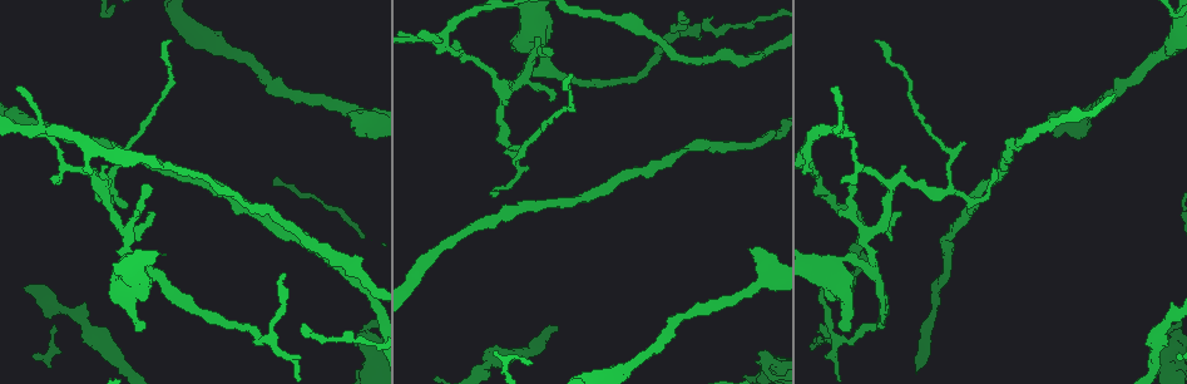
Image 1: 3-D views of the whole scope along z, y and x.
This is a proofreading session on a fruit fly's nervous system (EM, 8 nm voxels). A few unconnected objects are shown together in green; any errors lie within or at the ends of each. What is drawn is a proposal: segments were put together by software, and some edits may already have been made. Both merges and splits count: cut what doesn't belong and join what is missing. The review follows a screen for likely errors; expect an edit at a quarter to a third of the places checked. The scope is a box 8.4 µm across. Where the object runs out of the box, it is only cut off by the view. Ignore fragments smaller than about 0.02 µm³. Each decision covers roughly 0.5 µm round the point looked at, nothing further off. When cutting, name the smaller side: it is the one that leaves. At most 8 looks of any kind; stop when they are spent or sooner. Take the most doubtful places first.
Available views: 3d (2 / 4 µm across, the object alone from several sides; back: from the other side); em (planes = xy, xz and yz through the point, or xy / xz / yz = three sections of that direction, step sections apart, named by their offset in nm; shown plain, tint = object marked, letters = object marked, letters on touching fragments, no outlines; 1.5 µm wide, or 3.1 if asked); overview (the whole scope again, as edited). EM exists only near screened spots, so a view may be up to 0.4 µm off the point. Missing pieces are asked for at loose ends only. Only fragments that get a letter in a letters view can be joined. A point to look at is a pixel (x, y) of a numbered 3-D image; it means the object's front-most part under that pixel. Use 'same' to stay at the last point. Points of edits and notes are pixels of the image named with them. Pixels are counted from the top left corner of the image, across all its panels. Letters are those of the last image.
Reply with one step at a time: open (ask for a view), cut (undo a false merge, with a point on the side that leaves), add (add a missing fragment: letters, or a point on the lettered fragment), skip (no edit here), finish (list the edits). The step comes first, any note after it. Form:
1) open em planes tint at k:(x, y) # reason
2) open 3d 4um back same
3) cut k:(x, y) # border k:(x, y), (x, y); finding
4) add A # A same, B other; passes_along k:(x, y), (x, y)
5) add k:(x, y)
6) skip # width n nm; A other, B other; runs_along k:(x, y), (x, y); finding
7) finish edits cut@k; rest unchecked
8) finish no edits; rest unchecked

open em xz step 8 letters at 1:(843, 131) # arms part here

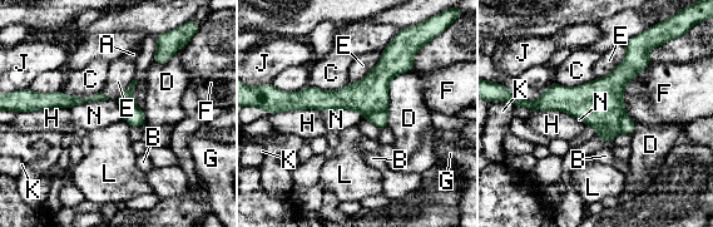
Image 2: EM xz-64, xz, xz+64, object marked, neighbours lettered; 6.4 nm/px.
open em planes letters same # another direction

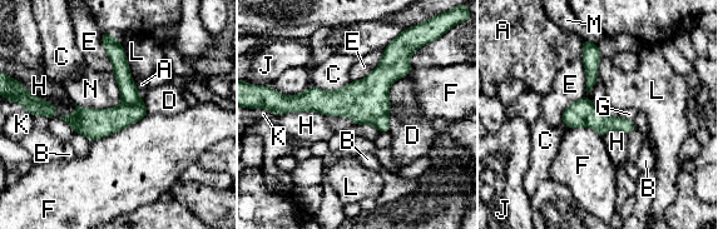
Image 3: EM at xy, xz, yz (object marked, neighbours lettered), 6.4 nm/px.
cut 3:(99, 123) # A other, B other, C other, D other, E other, F other, G other, H other, J other, K other, L other, M other, N other; border 3:(123, 101), (143, 105); a second neuron is stuck on

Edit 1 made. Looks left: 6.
open overview

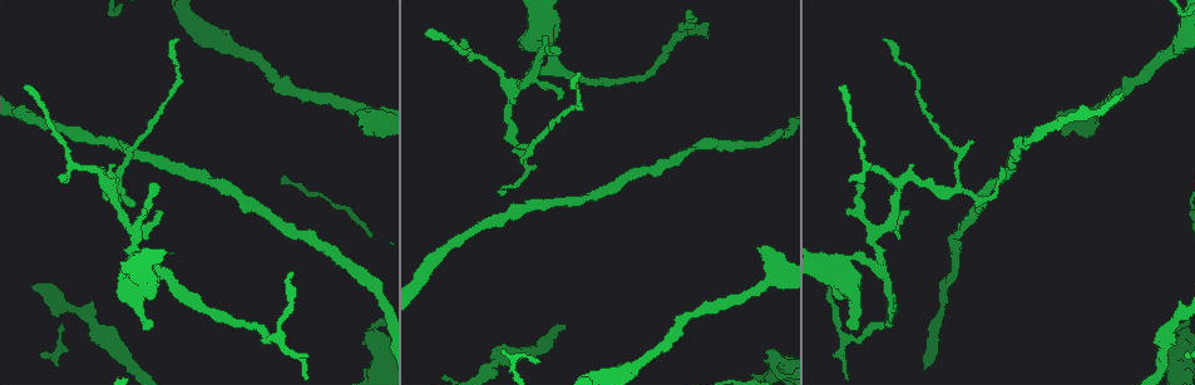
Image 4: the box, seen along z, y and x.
open em planes tint at 4:(549, 62) # calibre changes

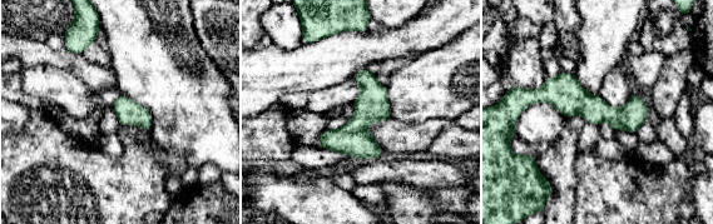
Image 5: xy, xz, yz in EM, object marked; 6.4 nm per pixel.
open em planes letters same # what lies round it

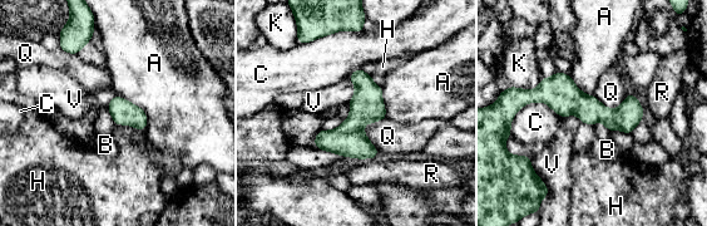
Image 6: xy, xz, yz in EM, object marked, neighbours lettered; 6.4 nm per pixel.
skip # longest_contact C 400 nm; A other, B other, C other, H other, K other, Q other, R other, V other; runs_along 6:(523, 98), (639, 116); continuous, no second neuron

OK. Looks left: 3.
open 3d 4um at 4:(775, 275) # sudden change in width

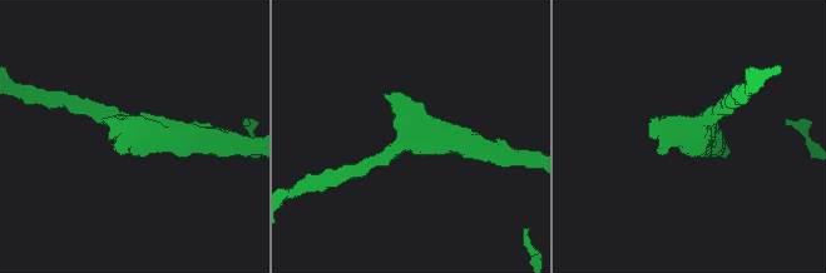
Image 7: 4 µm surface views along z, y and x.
open em yz step 4 letters at 7:(694, 129)

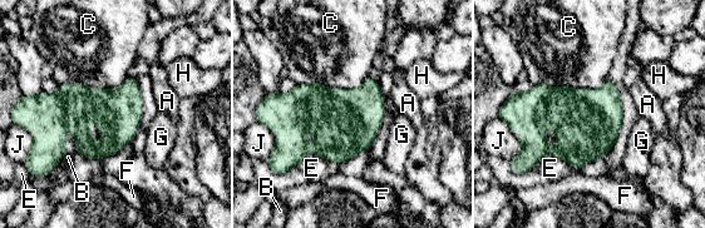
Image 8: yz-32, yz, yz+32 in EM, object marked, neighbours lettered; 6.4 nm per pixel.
skip # A other, B other, C other, E other, F other, G other, H other, J other; border 8:(59, 84), (107, 89); continuous, no second neuron

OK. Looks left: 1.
finish edits cut@3; rest unchecked

